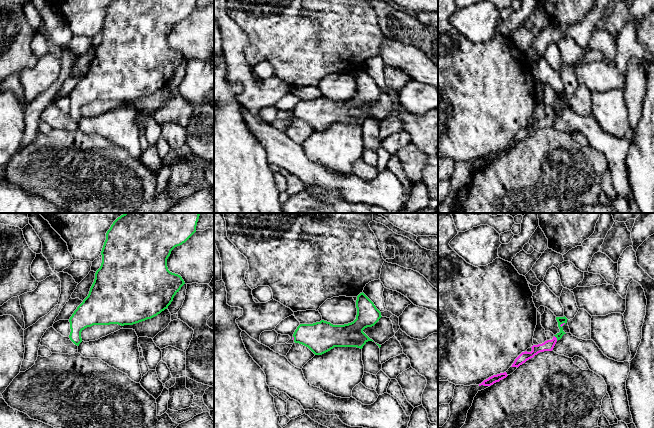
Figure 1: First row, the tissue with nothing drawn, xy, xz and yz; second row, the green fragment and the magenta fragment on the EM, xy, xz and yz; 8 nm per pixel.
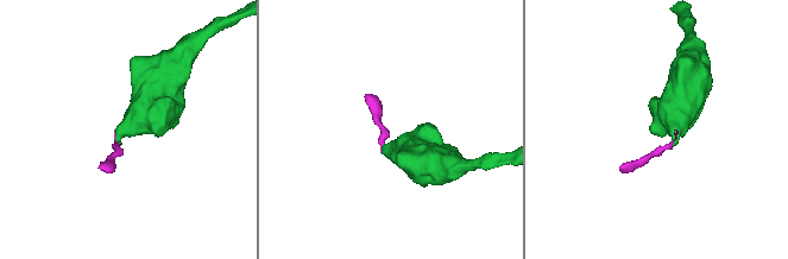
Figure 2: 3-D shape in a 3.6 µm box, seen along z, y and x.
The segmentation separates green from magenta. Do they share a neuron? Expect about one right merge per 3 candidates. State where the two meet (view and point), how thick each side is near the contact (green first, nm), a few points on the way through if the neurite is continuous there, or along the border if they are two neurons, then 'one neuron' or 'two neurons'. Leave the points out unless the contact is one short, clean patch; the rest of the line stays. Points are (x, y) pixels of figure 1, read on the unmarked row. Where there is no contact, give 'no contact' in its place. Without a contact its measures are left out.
yz (556, 113) | 60/90 nm | across yz (560, 96), (561, 108), (556, 113), (548, 121) | one neuron

